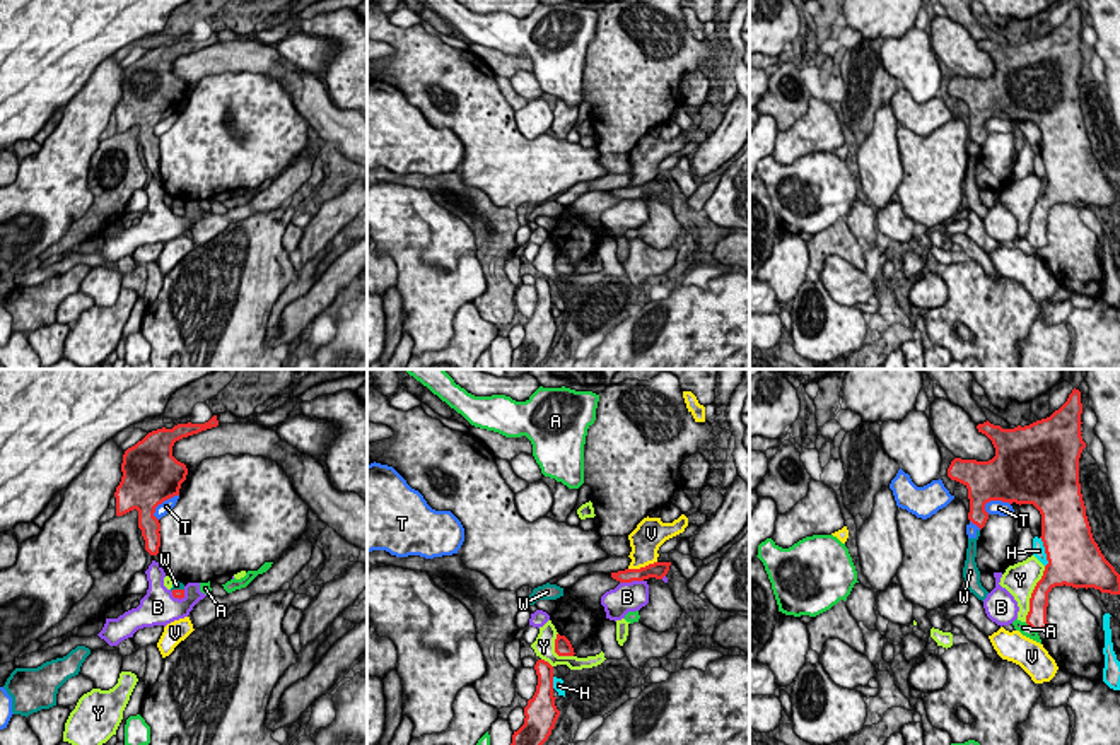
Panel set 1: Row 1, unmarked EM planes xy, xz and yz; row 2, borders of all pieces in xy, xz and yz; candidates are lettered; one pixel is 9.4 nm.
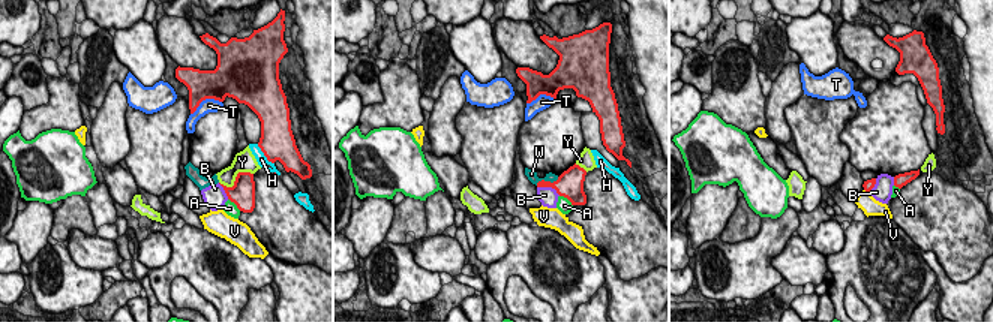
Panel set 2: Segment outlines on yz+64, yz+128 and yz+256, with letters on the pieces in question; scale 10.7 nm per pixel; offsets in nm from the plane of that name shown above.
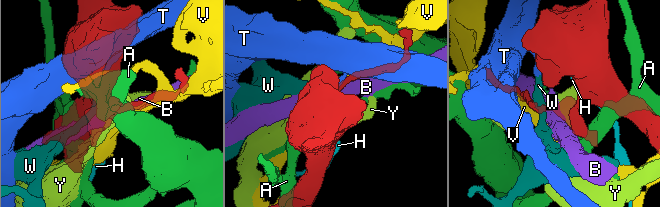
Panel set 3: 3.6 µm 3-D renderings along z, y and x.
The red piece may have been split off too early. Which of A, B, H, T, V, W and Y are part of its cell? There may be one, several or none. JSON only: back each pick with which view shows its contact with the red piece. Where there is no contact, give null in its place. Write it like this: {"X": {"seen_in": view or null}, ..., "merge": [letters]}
{"merge": []}

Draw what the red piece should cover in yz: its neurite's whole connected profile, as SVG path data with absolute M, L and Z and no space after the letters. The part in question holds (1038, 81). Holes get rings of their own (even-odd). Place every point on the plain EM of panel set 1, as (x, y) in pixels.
M1072 7L1067 19L1050 34L1030 43L1002 46L989 38L978 41L978 50L985 51L994 65L995 73L989 79L954 75L948 85L948 94L968 106L970 130L968 137L980 147L989 137L985 121L990 118L1033 121L1041 132L1041 159L1047 178L1041 197L1036 200L1031 215L1026 241L1033 248L1048 244L1047 224L1048 210L1055 203L1094 205L1101 210L1120 212L1120 191L1105 176L1093 155L1086 133L1086 123L1079 101L1079 75L1086 60L1081 50L1081 9Z

